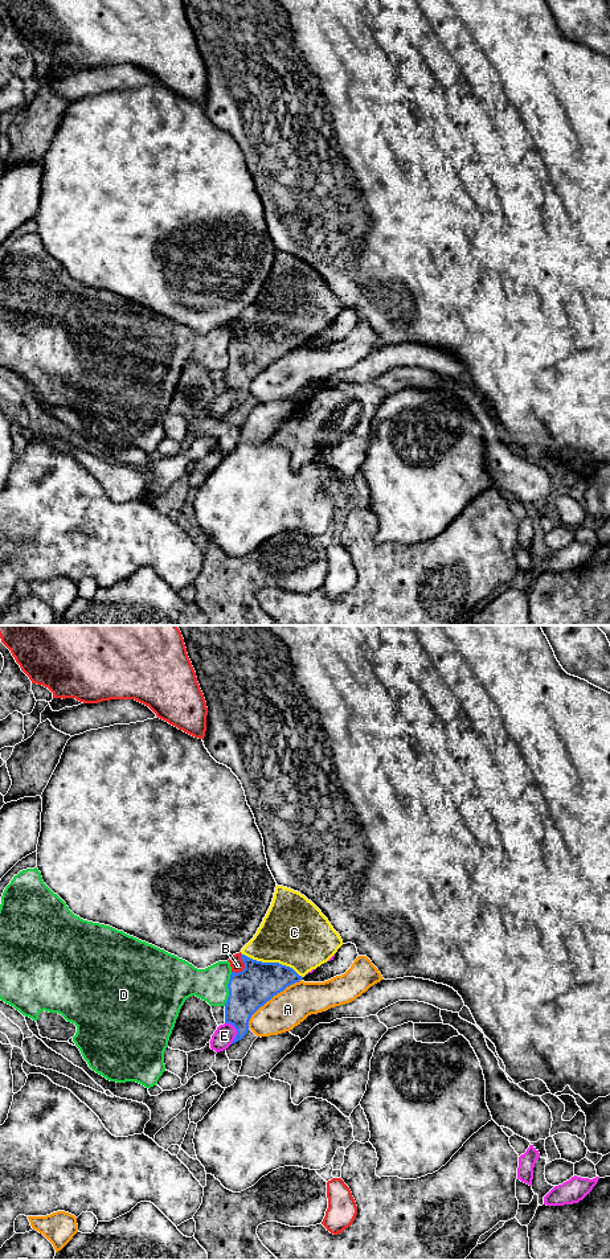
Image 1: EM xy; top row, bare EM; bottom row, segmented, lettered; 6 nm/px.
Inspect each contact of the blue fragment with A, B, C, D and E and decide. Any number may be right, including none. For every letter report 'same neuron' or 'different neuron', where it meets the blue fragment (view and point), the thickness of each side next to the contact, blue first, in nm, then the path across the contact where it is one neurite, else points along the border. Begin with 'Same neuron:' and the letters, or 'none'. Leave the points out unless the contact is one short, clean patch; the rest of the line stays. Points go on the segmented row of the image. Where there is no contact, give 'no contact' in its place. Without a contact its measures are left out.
Same neuron: C
A: different neuron; meets blue in xy at (270, 998); 240 nm thick on the blue side, 220 nm on the other
B: different neuron; meets blue in xy at (245, 967); 240 nm thick on the blue side, 80 nm on the other; border along xy (241, 953), (244, 968), (238, 972), (232, 972)
C: same neuron; meets blue in xy at (271, 963); 240 nm thick on the blue side, 400 nm on the other; runs through xy (258, 983), (271, 963), (294, 932)
D: different neuron; meets blue in xy at (228, 988); 240 nm thick on the blue side, 200 nm on the other
E: different neuron; meets blue in xy at (237, 1031); 240 nm thick on the blue side, 120 nm on the other

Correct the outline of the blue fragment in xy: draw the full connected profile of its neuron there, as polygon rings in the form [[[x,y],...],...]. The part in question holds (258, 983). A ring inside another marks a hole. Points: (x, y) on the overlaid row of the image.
[[[275,887],[271,906],[254,937],[242,948],[242,972],[232,972],[228,984],[229,997],[225,1004],[225,1023],[236,1027],[236,1043],[247,1030],[251,1015],[283,992],[299,982],[308,972],[327,963],[343,945],[340,935],[333,929],[322,911],[304,895],[291,888]]]

